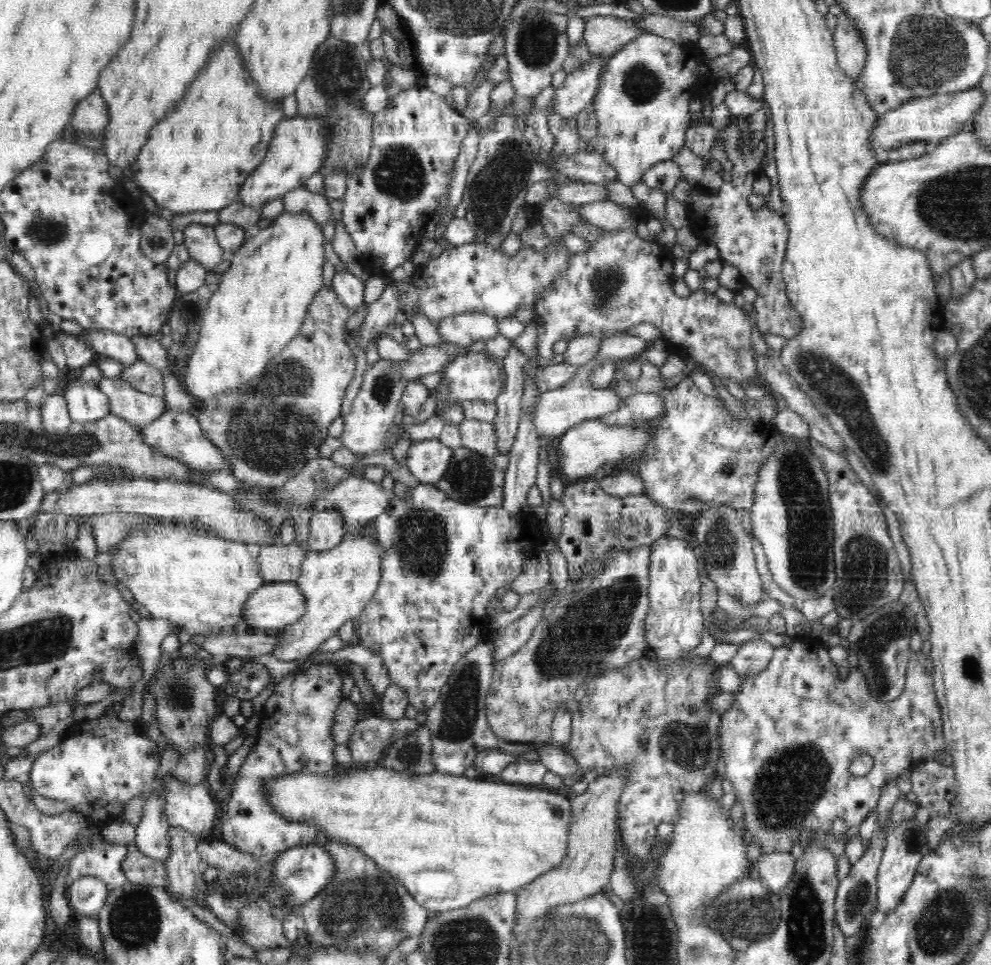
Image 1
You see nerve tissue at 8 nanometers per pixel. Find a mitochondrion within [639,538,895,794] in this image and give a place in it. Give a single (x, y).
(685, 741)

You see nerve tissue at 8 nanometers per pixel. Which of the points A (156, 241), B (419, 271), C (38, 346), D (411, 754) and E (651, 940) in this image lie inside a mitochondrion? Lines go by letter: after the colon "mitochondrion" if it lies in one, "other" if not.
A: mitochondrion
B: other
C: other
D: mitochondrion
E: mitochondrion

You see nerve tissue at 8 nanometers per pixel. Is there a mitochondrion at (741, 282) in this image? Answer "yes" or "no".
no

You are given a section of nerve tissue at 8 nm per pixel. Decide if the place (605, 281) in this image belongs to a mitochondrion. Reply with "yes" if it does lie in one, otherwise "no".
yes

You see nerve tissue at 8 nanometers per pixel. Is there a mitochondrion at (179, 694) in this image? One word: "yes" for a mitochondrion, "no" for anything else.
yes

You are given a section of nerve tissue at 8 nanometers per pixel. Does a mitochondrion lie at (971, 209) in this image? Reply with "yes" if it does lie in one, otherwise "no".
yes

